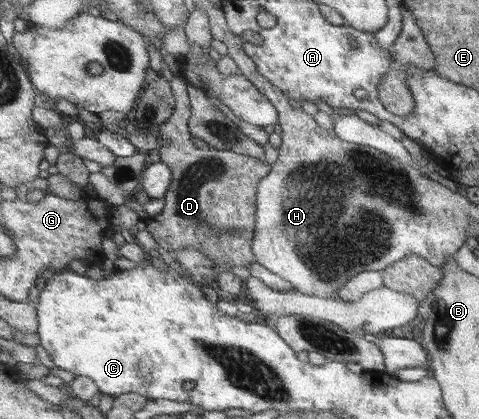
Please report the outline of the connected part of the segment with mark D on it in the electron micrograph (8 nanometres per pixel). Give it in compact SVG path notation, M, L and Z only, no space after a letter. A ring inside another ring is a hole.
M174 76L170 81L172 94L176 96L174 114L161 124L155 131L160 143L167 140L166 147L159 147L161 160L173 168L173 183L165 199L162 214L149 217L146 221L146 230L153 236L155 242L169 252L184 251L188 247L202 249L210 259L222 267L248 266L255 260L253 242L258 222L258 188L259 184L268 175L272 167L262 159L252 158L250 155L236 151L219 150L210 147L202 150L199 143L194 144L194 136L190 135L187 126L190 116L190 92L186 91L185 79Z

